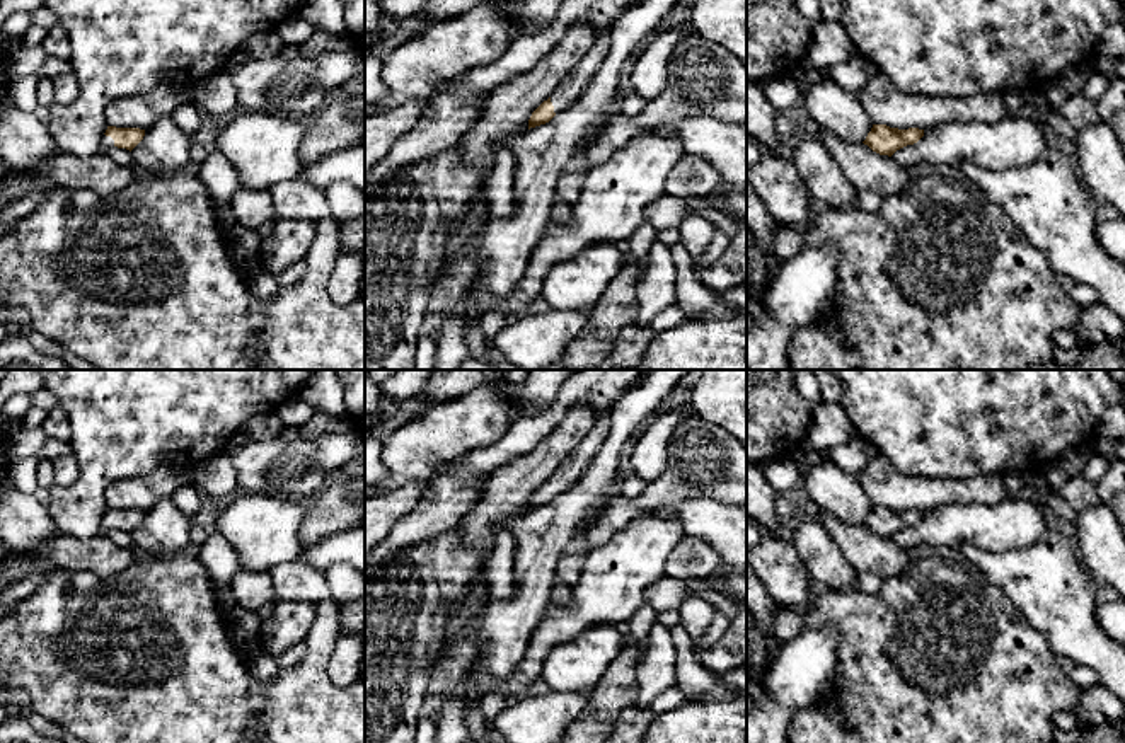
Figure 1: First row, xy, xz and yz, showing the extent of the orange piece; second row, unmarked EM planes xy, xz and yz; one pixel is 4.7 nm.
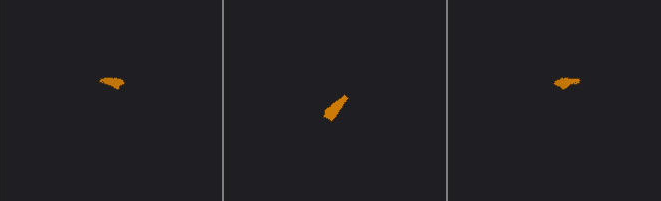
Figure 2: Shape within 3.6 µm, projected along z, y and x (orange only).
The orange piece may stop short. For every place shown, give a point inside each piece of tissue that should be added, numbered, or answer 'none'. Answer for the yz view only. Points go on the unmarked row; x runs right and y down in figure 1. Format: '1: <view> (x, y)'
none

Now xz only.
1: xz (578, 460)

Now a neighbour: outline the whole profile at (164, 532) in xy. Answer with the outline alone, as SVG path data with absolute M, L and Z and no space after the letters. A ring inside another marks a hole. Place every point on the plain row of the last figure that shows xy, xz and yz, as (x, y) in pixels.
M170 498L145 511L143 521L131 532L133 549L141 556L172 557L186 550L194 516L182 513Z

